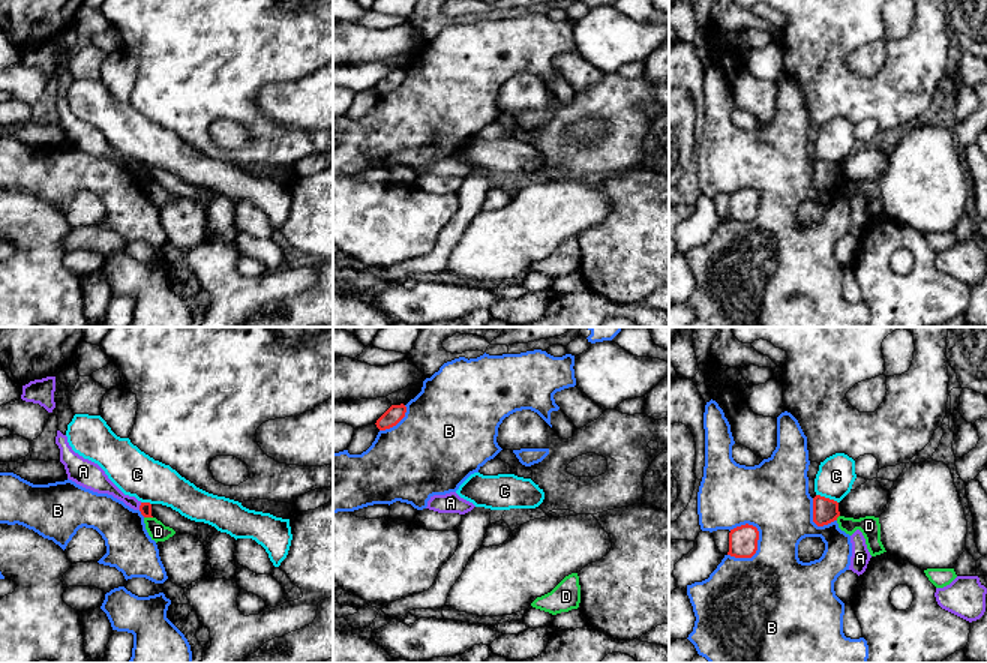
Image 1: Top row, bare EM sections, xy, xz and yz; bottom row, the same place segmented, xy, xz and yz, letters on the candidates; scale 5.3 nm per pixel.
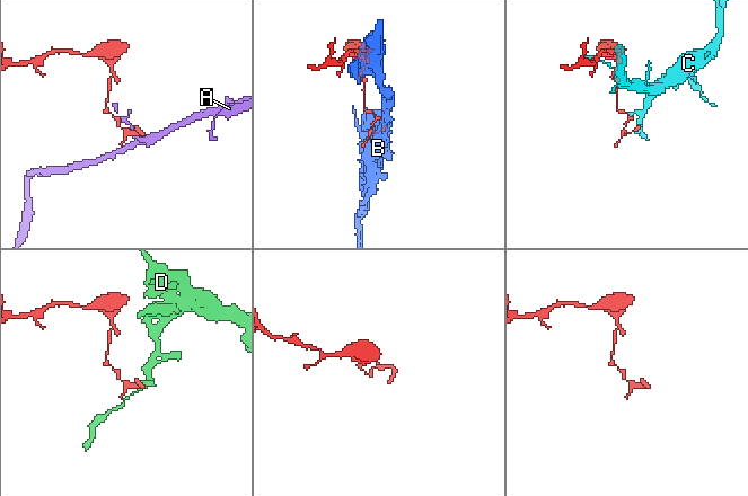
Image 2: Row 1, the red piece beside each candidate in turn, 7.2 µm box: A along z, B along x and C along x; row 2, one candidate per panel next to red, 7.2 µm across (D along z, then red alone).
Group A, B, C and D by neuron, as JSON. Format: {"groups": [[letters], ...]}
{"groups": [["A"], ["B"], ["C"], ["D"]]}

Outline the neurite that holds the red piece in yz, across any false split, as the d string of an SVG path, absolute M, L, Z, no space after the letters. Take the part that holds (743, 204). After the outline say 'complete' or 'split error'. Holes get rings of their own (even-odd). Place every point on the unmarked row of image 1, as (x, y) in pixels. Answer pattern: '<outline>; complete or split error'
M741 189L729 196L729 216L735 222L752 222L758 214L759 195L753 189Z; complete

